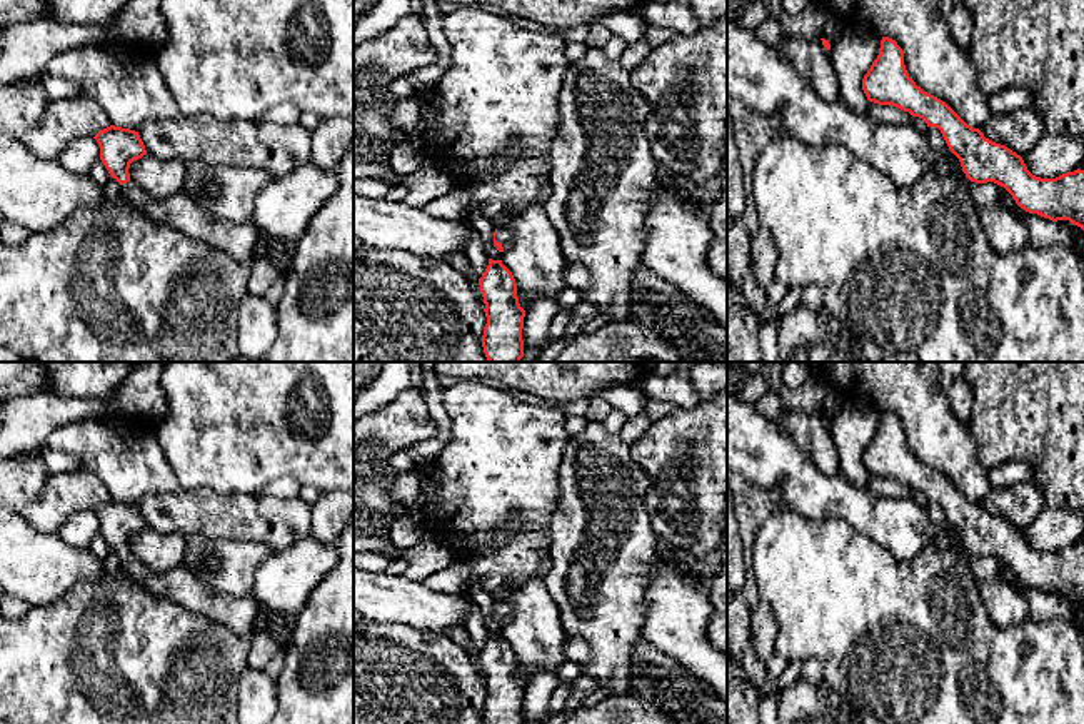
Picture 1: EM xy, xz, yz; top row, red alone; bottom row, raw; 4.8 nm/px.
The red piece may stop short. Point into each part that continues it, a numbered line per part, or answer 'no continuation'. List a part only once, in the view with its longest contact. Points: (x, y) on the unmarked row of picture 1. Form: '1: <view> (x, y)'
1: xz (502, 609)

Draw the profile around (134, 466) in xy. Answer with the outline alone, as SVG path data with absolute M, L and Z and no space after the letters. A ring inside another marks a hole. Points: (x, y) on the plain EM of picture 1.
M82 420L55 427L47 437L47 447L73 455L85 469L95 472L115 500L138 505L150 494L170 494L180 489L155 432L123 435L103 422Z

